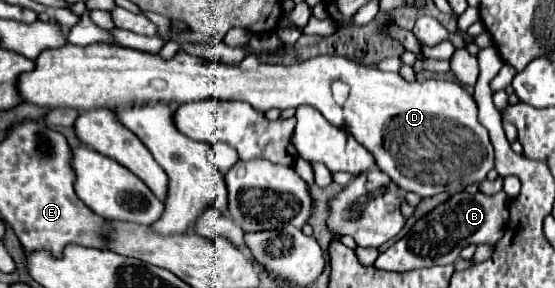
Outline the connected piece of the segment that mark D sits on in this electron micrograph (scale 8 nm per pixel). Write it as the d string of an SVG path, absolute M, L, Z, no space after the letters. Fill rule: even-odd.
M64 44L56 50L44 50L36 58L36 70L22 74L18 82L20 94L26 102L48 106L48 108L118 108L118 106L134 106L140 102L172 102L178 106L182 102L220 98L220 100L242 100L252 104L256 110L270 108L296 108L296 106L312 106L316 108L330 124L348 122L354 138L372 150L376 164L384 170L404 192L416 192L424 198L436 196L440 192L458 192L458 184L466 182L478 184L482 182L490 170L494 170L494 148L488 138L488 130L478 122L478 106L472 94L468 94L460 84L448 80L414 80L408 82L396 72L380 72L374 66L356 66L356 62L348 62L348 58L332 58L318 56L306 62L298 62L292 66L263 63L259 57L248 56L240 64L214 64L204 62L202 58L190 56L184 50L176 54L172 60L162 60L158 54L146 54L132 48L110 46L110 44L90 44L90 46L74 46ZM340 78L350 86L350 96L344 104L336 104L332 96L332 82Z

